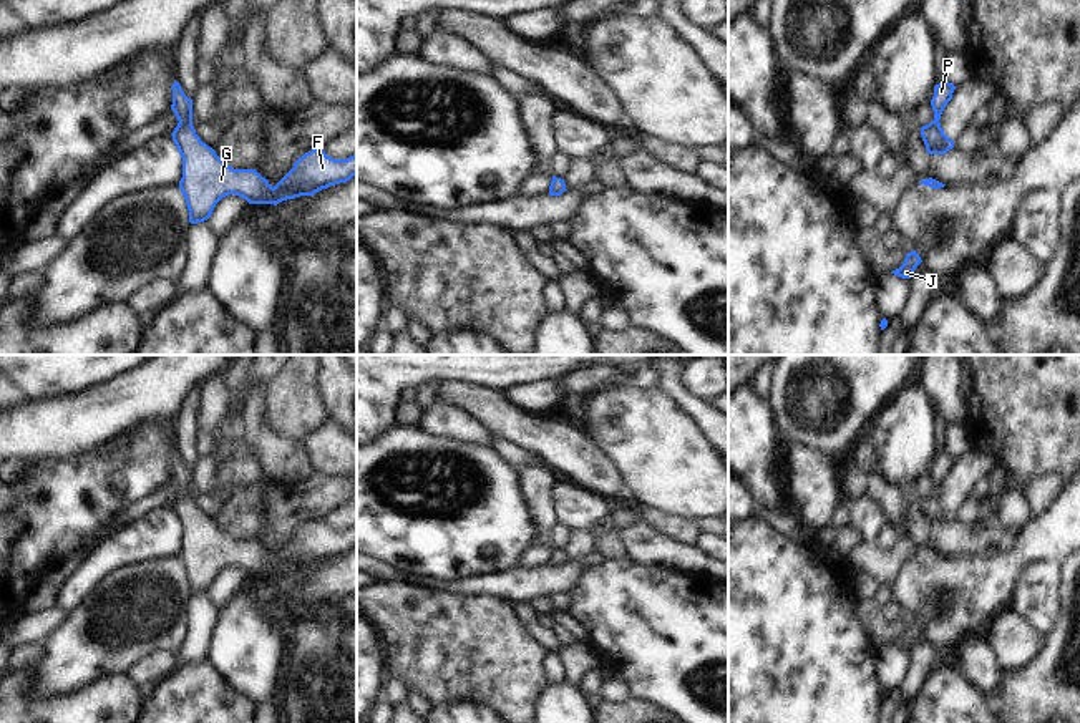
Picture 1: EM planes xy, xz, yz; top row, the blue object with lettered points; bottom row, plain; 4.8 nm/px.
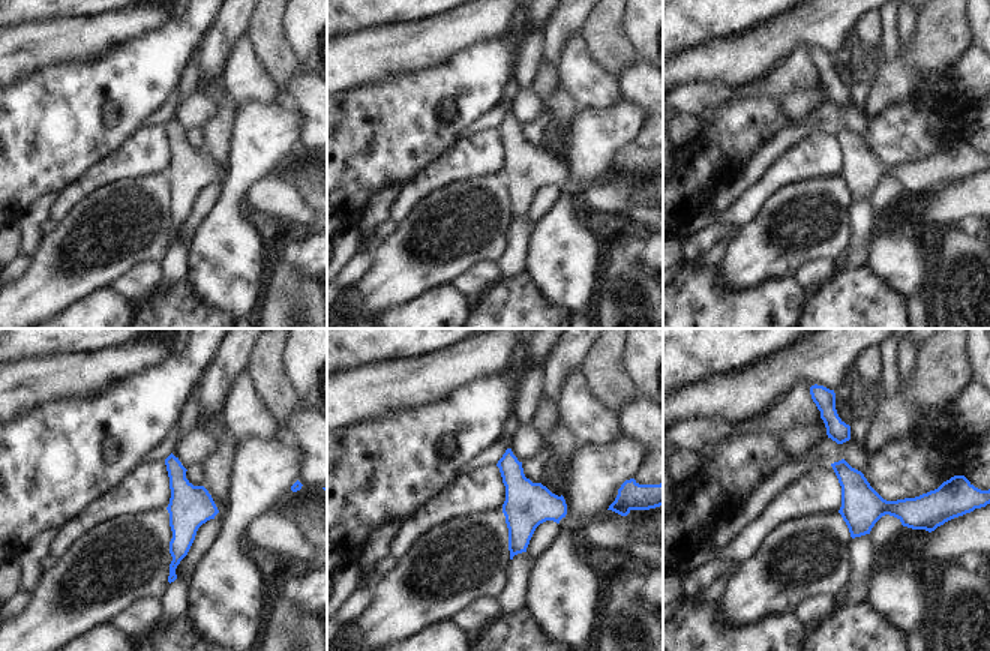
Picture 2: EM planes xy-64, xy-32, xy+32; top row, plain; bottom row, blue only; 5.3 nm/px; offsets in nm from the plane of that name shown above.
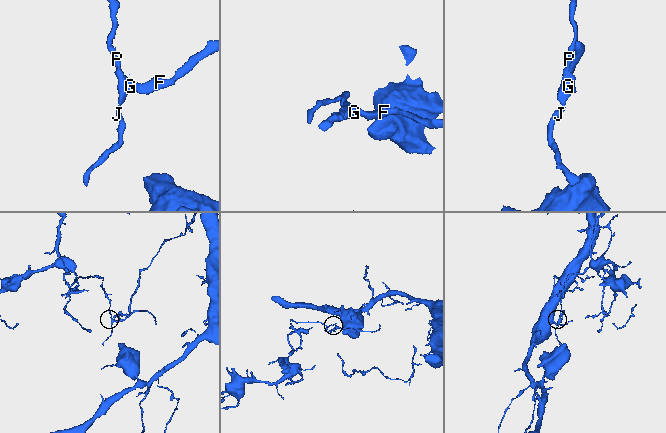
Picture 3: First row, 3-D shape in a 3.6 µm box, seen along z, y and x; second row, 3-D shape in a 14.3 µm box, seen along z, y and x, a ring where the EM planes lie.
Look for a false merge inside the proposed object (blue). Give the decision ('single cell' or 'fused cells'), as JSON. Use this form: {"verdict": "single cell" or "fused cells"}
{"verdict": "single cell"}

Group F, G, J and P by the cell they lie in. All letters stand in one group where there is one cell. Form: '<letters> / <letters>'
F G J P

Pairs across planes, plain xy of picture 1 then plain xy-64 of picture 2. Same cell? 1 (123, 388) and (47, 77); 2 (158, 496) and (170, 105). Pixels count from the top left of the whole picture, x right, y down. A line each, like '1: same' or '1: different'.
1: different
2: same

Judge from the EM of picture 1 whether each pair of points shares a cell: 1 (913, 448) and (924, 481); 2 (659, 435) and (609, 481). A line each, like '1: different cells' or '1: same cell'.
1: different cells
2: different cells

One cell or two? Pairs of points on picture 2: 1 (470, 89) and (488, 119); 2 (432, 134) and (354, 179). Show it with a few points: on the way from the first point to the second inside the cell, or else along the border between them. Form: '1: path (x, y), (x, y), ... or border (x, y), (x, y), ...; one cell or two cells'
1: border (506, 84), (501, 99), (474, 120), (461, 138); two cells
2: path (413, 134), (399, 134), (374, 159); one cell

